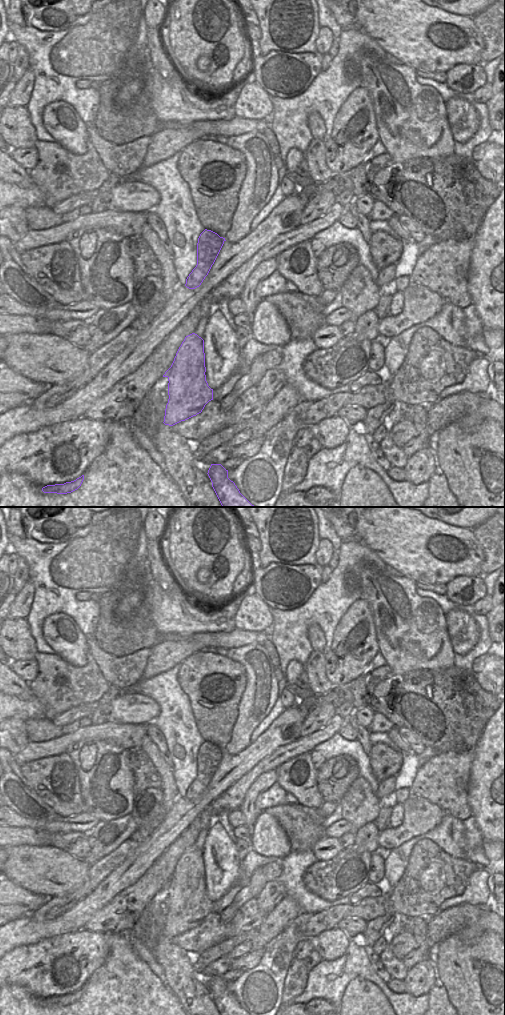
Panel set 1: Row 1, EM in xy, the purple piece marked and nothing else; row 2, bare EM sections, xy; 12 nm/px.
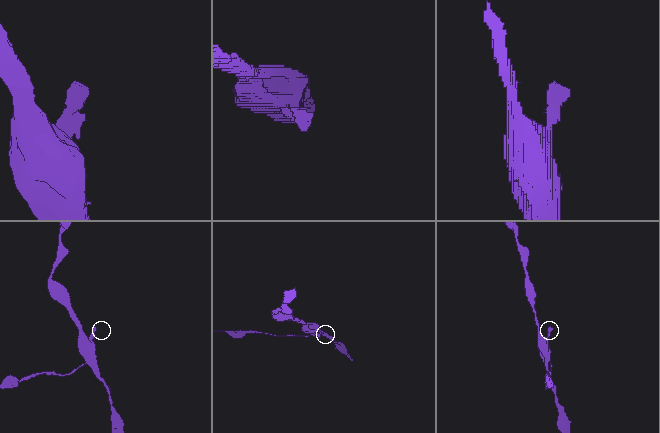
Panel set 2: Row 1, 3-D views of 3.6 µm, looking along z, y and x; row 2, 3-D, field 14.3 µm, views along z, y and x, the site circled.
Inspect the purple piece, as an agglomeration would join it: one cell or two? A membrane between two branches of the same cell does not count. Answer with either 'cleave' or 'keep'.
cleave

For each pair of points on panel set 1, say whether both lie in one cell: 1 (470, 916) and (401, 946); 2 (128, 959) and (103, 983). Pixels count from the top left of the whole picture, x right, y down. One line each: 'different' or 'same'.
1: same
2: same

